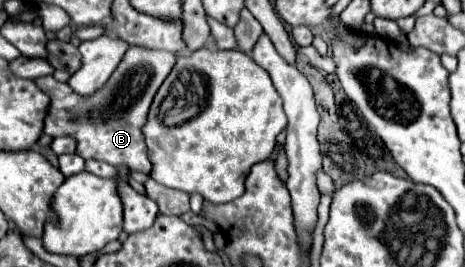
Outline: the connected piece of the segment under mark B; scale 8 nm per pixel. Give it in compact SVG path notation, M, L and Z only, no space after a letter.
M132 46L124 54L120 66L114 70L106 86L88 98L74 94L74 90L68 84L54 80L54 76L36 78L34 84L50 96L50 108L44 120L44 134L52 138L76 138L78 156L82 156L84 160L102 160L112 166L126 166L130 170L150 174L152 166L146 158L142 126L146 122L154 94L158 92L174 64L176 56L172 52Z

